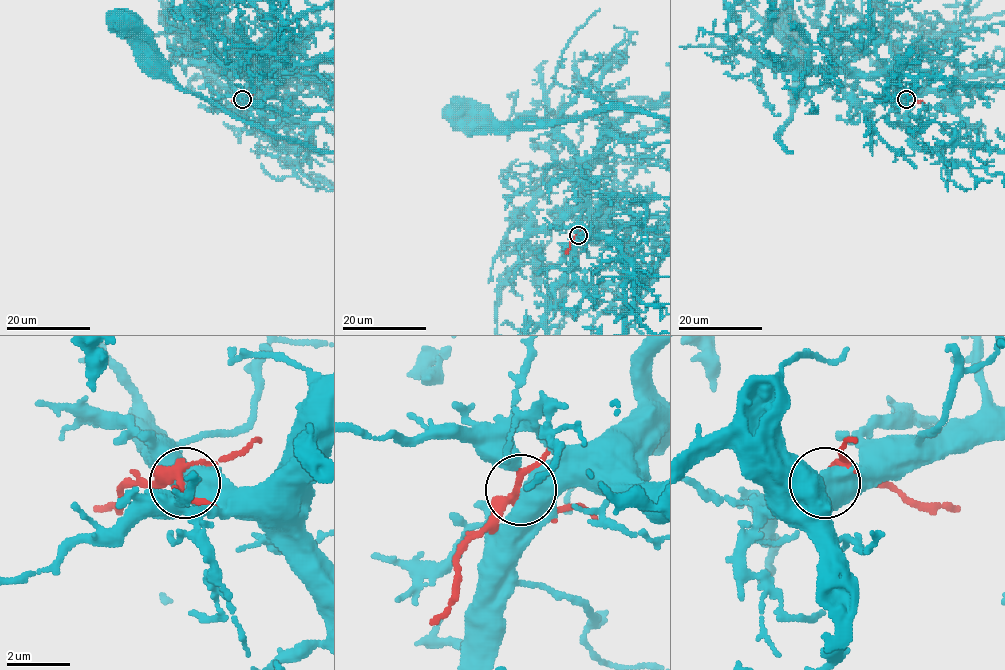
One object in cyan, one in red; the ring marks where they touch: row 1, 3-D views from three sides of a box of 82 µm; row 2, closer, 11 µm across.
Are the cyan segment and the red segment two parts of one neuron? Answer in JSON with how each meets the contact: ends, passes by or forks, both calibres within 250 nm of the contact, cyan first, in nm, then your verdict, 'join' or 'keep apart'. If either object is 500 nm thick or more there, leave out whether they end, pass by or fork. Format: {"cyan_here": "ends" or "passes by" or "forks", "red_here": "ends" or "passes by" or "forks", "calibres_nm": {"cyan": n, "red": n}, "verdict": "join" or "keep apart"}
{"calibres_nm": {"cyan": 650, "red": 240}, "verdict": "keep apart"}

